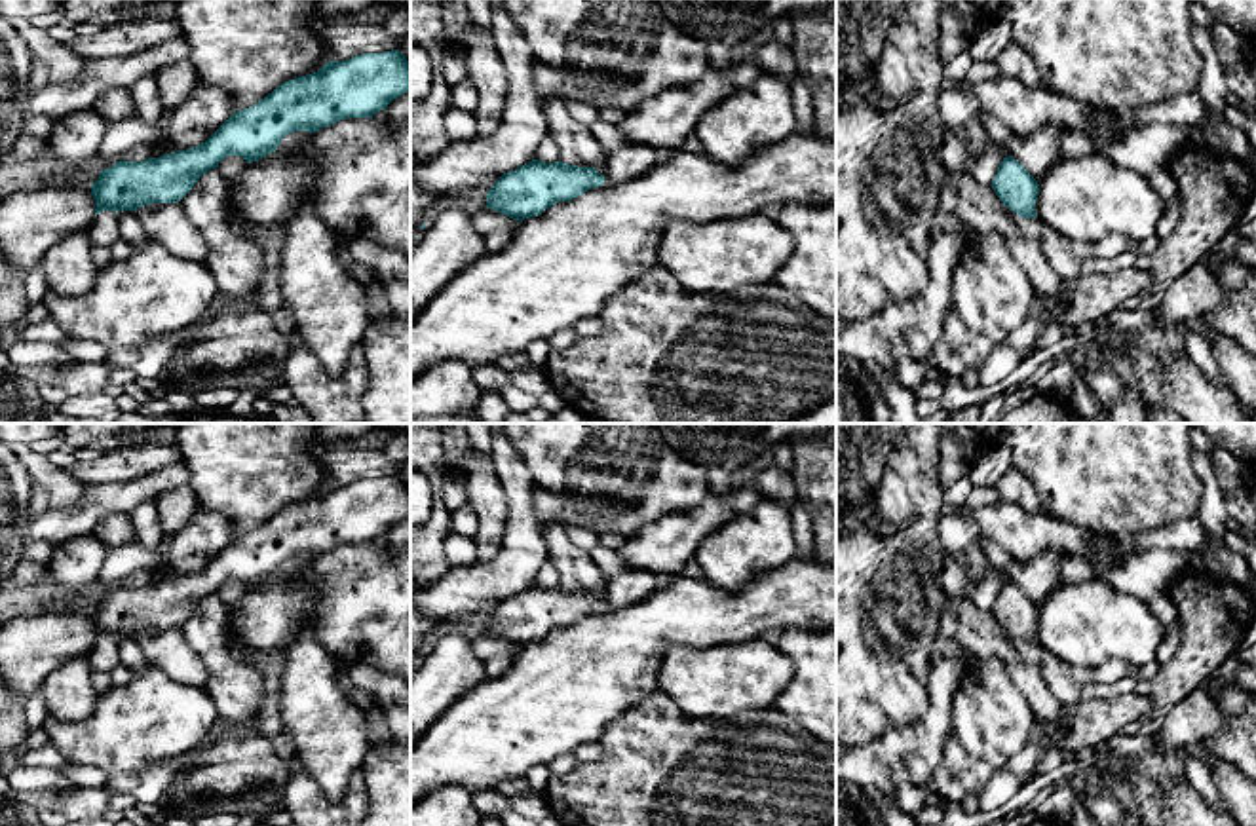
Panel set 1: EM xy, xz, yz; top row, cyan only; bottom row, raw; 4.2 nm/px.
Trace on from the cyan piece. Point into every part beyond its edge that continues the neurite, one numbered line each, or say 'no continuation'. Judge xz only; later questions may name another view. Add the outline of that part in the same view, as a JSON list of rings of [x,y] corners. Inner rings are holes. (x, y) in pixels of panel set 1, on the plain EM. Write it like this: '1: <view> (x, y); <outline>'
no continuation

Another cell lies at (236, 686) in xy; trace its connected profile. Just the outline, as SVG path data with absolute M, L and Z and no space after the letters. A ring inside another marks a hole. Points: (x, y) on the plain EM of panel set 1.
M217 594L200 602L179 627L207 666L205 689L222 729L257 729L264 706L262 672L230 636L230 608Z

